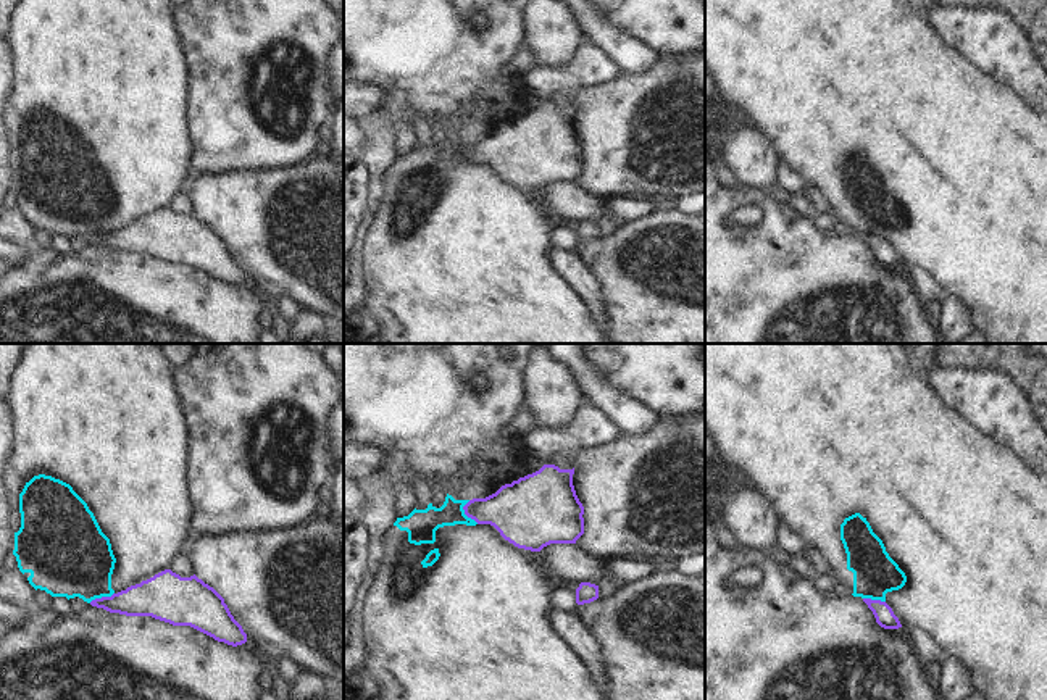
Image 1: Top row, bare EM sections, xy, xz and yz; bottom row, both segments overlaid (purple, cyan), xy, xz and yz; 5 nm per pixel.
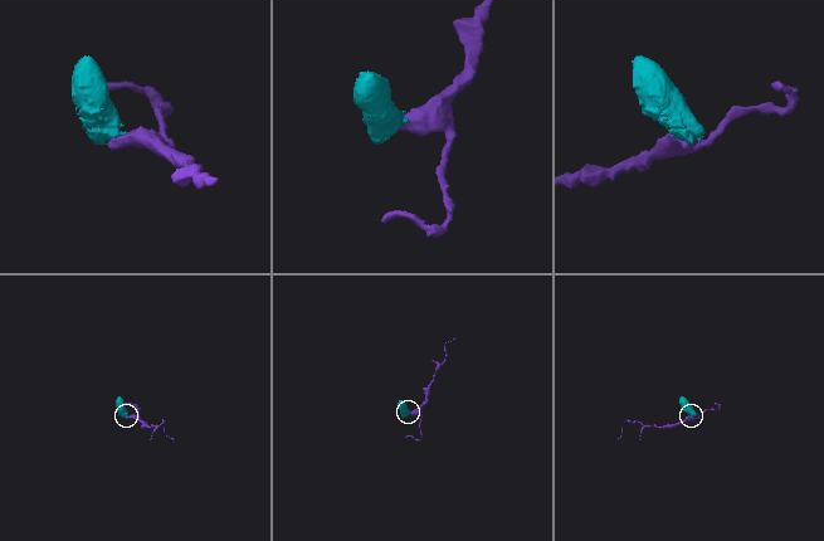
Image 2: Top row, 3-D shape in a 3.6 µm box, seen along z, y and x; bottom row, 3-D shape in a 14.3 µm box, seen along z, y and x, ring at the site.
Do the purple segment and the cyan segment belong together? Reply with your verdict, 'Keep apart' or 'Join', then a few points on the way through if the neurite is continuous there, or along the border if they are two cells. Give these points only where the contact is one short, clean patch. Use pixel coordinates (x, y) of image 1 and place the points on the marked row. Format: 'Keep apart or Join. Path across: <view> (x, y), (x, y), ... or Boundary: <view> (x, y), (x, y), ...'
Keep apart. Boundary: xz (468, 500), (463, 512), (478, 523)

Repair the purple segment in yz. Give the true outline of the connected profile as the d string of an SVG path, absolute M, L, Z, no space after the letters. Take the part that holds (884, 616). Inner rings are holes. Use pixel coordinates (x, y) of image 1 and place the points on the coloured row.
M863 598L868 608L873 611L876 623L884 629L902 627L899 618L894 615L892 608L881 600Z

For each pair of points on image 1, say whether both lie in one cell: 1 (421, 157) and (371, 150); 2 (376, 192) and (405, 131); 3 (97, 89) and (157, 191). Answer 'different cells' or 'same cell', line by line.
1: different cells
2: different cells
3: same cell

